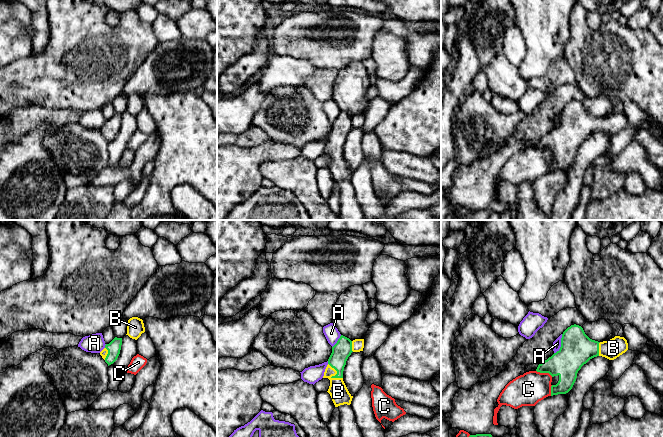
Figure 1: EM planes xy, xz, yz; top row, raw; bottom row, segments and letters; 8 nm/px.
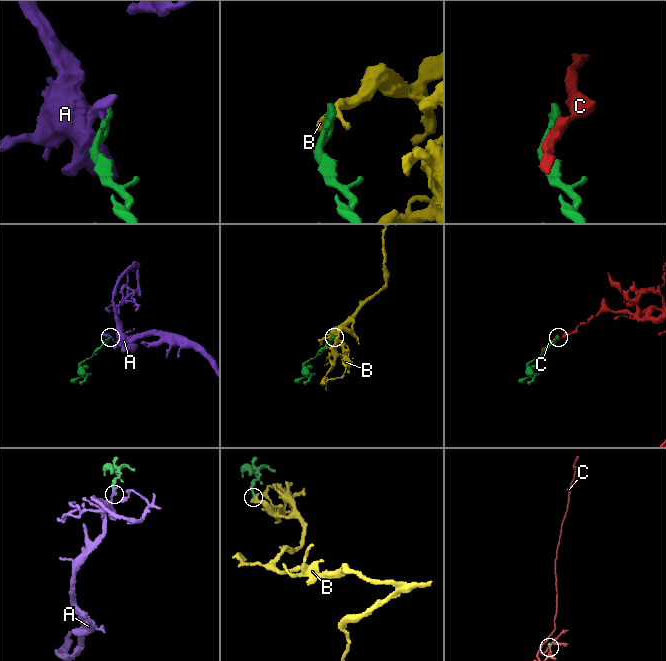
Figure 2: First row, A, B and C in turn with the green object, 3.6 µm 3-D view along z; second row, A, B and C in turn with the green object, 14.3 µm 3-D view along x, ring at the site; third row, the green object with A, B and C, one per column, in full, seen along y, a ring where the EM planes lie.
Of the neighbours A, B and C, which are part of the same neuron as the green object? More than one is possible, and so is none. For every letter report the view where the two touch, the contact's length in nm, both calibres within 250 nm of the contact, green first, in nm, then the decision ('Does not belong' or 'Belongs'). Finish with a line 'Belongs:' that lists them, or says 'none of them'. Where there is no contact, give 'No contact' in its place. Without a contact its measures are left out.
A: Touches green in yz. Shared border 170 nm. Thickness 260 nm (green) against 60 nm. Does not belong
B: Touches green in xz. Shared border 170 nm. Thickness 150 nm (green) against 150 nm. Belongs
C: Touches green in yz. Shared border 140 nm. Thickness 240 nm (green) against 260 nm. Does not belong
Belongs: B

